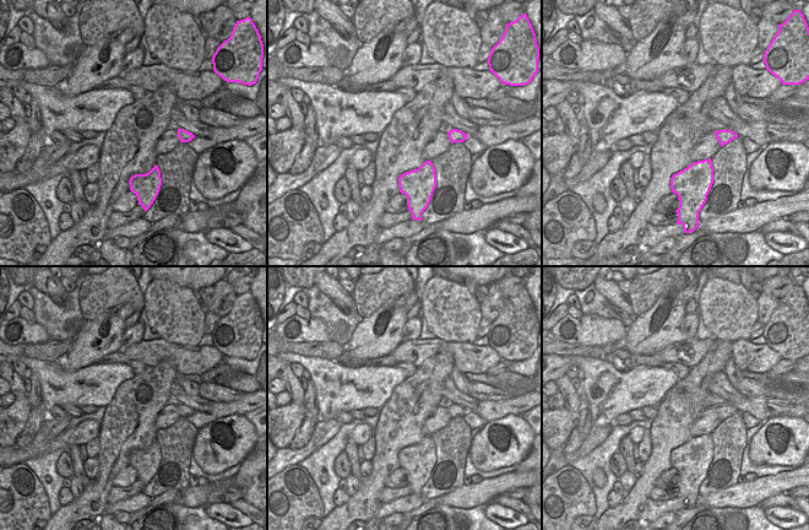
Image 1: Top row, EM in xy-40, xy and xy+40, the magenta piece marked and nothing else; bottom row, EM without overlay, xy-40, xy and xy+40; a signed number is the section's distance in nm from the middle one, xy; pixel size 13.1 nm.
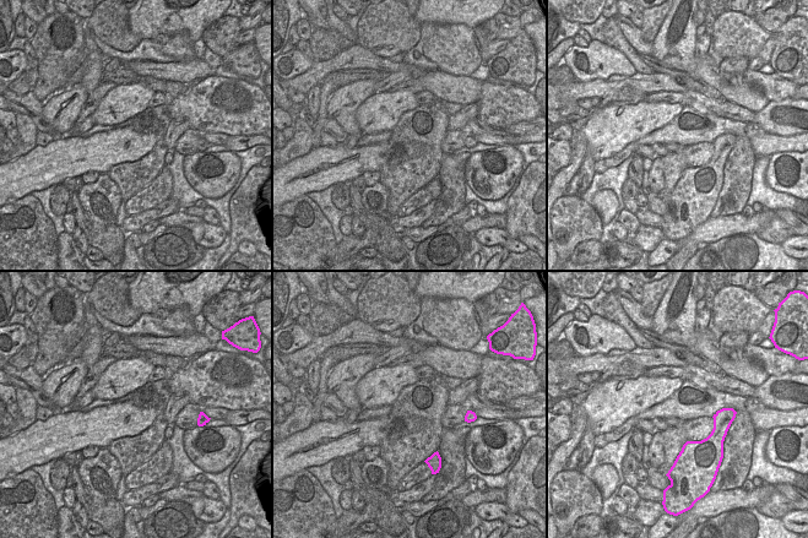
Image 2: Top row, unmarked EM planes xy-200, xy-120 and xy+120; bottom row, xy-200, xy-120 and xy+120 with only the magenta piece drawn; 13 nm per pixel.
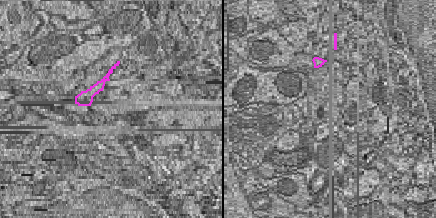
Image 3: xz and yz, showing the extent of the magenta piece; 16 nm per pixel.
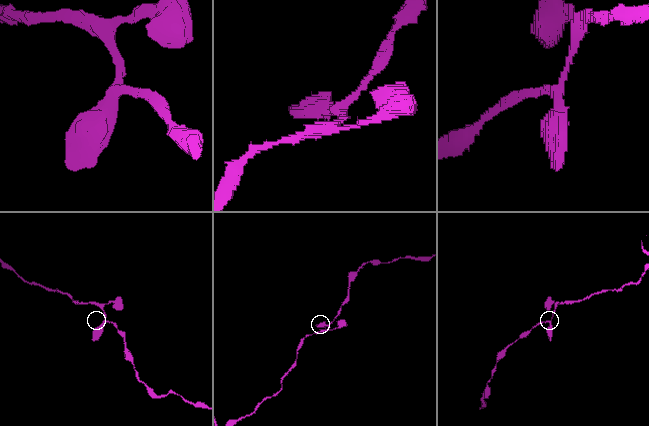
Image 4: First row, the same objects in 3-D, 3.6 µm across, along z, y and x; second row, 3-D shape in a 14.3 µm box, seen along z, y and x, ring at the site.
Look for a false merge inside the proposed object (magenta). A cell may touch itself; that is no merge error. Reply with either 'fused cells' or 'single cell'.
single cell

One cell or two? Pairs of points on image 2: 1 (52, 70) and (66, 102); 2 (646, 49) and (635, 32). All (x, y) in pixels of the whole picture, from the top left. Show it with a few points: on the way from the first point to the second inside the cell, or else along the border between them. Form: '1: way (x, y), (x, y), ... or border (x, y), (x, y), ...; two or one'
1: border (65, 86), (63, 90); two
2: way (643, 45), (635, 36); one

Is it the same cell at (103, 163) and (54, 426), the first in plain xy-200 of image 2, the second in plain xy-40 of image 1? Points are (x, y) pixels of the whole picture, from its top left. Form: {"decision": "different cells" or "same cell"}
{"decision": "different cells"}

